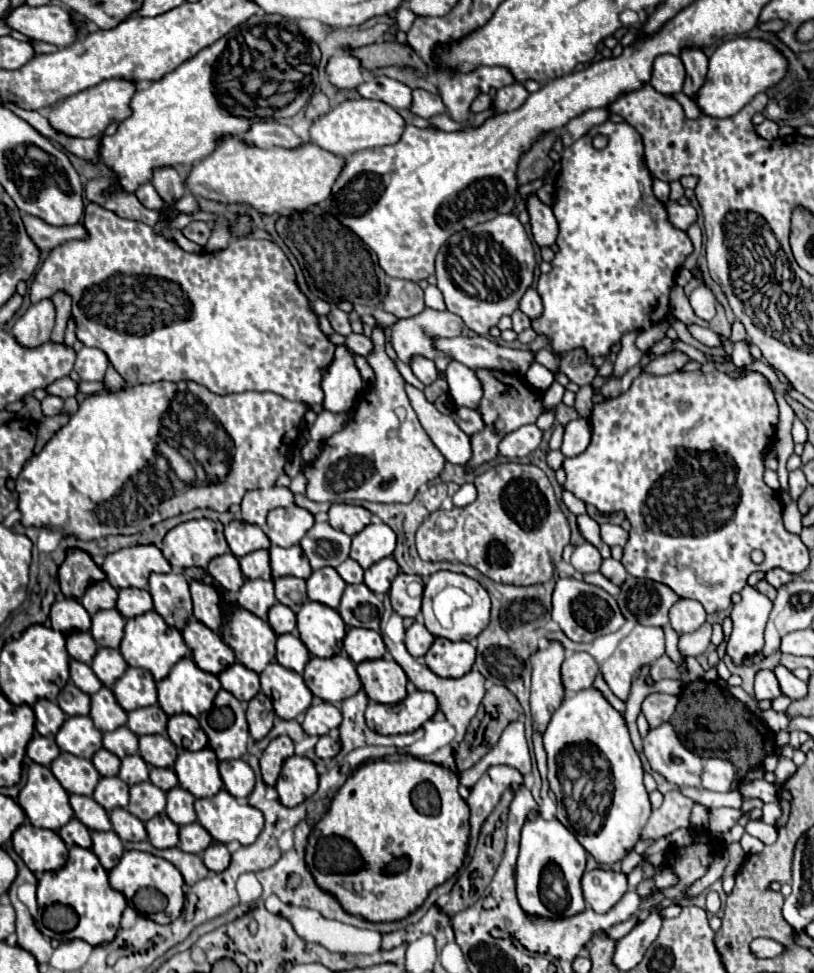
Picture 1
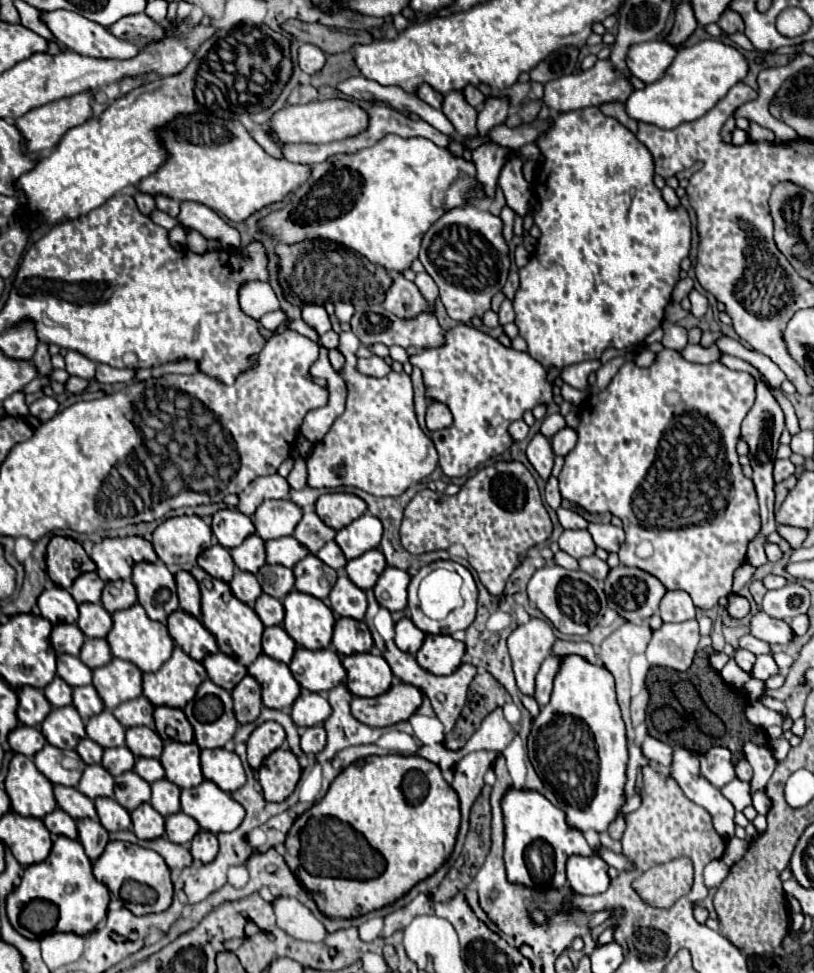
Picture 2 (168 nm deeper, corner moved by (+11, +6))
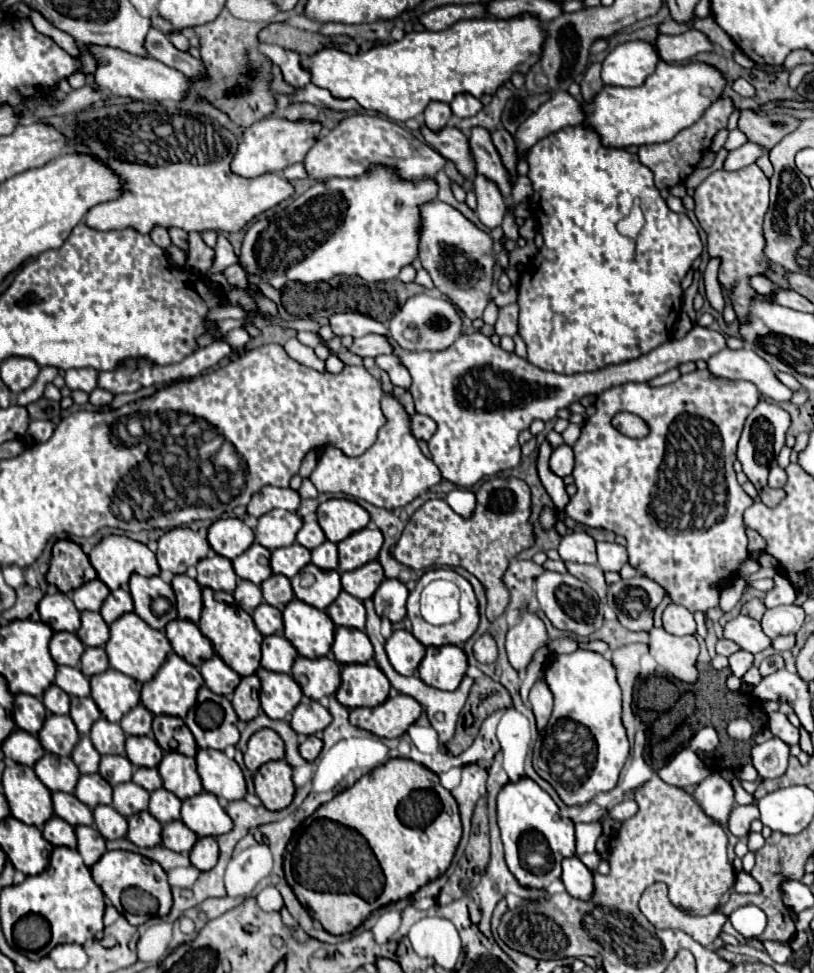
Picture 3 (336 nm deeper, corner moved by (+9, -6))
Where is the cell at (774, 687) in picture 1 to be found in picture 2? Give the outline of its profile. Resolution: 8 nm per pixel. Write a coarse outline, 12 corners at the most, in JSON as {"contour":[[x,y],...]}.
{"contour":[[739,648],[733,658],[739,668],[751,672],[755,664],[753,652]]}

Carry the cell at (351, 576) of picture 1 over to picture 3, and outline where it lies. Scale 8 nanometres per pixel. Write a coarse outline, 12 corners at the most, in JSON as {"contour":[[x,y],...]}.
{"contour":[[325,542],[311,552],[313,564],[337,570],[337,544]]}

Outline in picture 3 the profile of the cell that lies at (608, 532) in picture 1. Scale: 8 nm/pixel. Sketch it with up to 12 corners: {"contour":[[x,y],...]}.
{"contour":[[597,542],[601,570],[619,572],[627,550],[617,542]]}

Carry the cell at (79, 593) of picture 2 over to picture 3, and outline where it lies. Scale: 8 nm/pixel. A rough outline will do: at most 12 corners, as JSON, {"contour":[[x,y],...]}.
{"contour":[[91,580],[71,592],[71,600],[83,610],[99,612],[109,596],[101,580]]}

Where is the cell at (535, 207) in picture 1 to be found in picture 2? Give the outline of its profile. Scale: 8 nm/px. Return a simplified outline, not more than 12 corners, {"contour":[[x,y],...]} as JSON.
{"contour":[[509,152],[499,186],[507,206],[525,216],[529,184],[523,178],[523,160]]}

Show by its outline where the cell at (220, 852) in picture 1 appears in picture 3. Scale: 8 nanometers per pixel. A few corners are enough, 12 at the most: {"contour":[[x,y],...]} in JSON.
{"contour":[[199,838],[191,864],[207,872],[217,864],[217,840]]}

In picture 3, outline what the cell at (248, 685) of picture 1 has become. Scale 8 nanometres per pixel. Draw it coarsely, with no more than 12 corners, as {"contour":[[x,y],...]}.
{"contour":[[219,656],[205,660],[199,672],[219,696],[233,694],[241,676]]}

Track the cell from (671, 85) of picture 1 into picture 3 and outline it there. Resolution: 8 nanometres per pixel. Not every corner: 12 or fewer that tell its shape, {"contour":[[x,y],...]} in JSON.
{"contour":[[645,42],[617,46],[603,60],[603,82],[641,86],[659,56]]}

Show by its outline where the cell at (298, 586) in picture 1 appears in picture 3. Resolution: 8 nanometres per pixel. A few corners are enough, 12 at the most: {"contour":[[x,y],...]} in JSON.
{"contour":[[273,574],[261,584],[263,600],[285,606],[293,600],[291,582]]}

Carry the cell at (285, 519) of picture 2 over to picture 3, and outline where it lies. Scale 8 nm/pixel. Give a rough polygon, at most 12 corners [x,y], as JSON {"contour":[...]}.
{"contour":[[275,508],[259,518],[255,540],[267,550],[295,544],[299,514]]}

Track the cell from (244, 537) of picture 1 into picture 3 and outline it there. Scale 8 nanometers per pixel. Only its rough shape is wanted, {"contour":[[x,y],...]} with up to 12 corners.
{"contour":[[239,518],[209,528],[211,548],[229,560],[255,542]]}

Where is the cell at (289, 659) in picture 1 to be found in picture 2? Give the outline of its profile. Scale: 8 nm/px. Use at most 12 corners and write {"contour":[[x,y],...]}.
{"contour":[[281,626],[265,628],[263,652],[289,664],[295,640]]}

